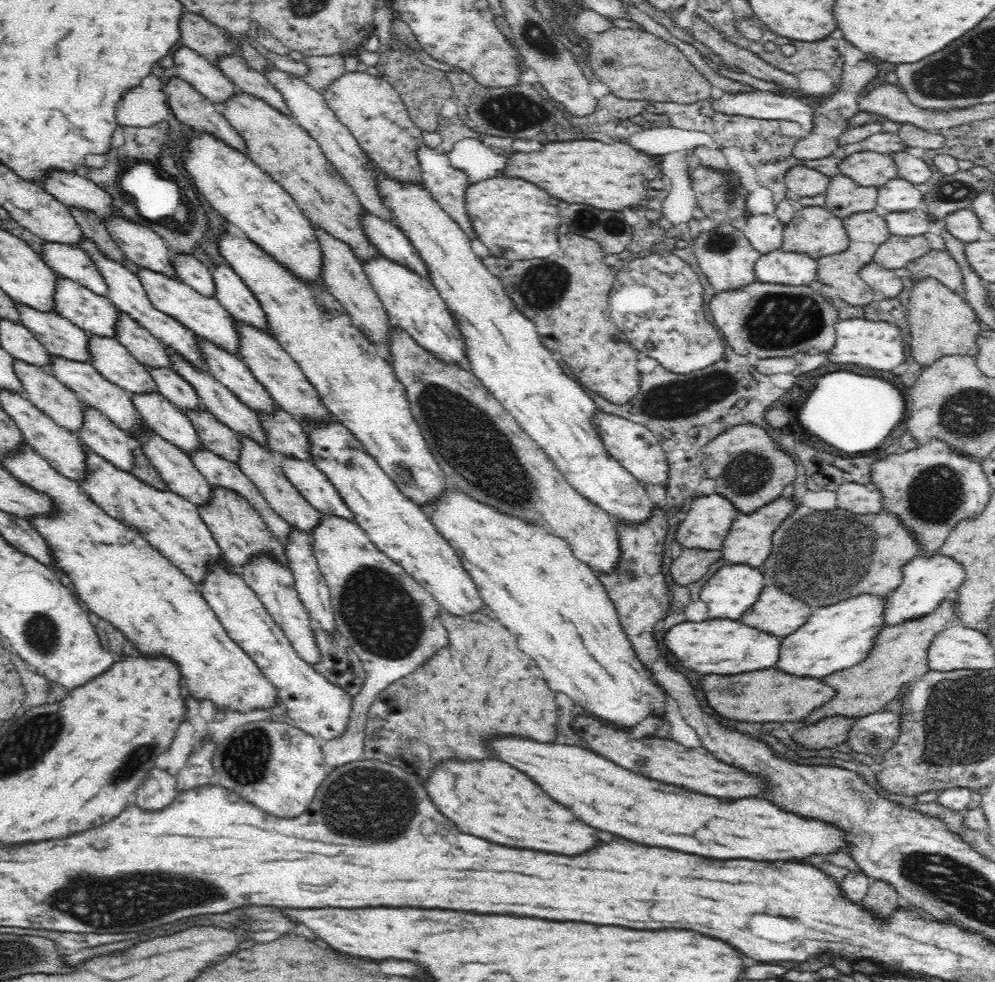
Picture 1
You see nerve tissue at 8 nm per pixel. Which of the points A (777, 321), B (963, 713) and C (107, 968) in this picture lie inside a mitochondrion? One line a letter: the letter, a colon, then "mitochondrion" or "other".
A: mitochondrion
B: mitochondrion
C: other

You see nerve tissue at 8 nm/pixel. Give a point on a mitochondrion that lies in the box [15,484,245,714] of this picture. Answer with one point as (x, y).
(42, 632)

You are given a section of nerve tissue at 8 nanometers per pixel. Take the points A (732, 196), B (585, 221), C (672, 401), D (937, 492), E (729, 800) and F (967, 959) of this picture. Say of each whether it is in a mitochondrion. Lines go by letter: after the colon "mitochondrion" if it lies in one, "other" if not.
A: mitochondrion
B: mitochondrion
C: mitochondrion
D: mitochondrion
E: other
F: other

